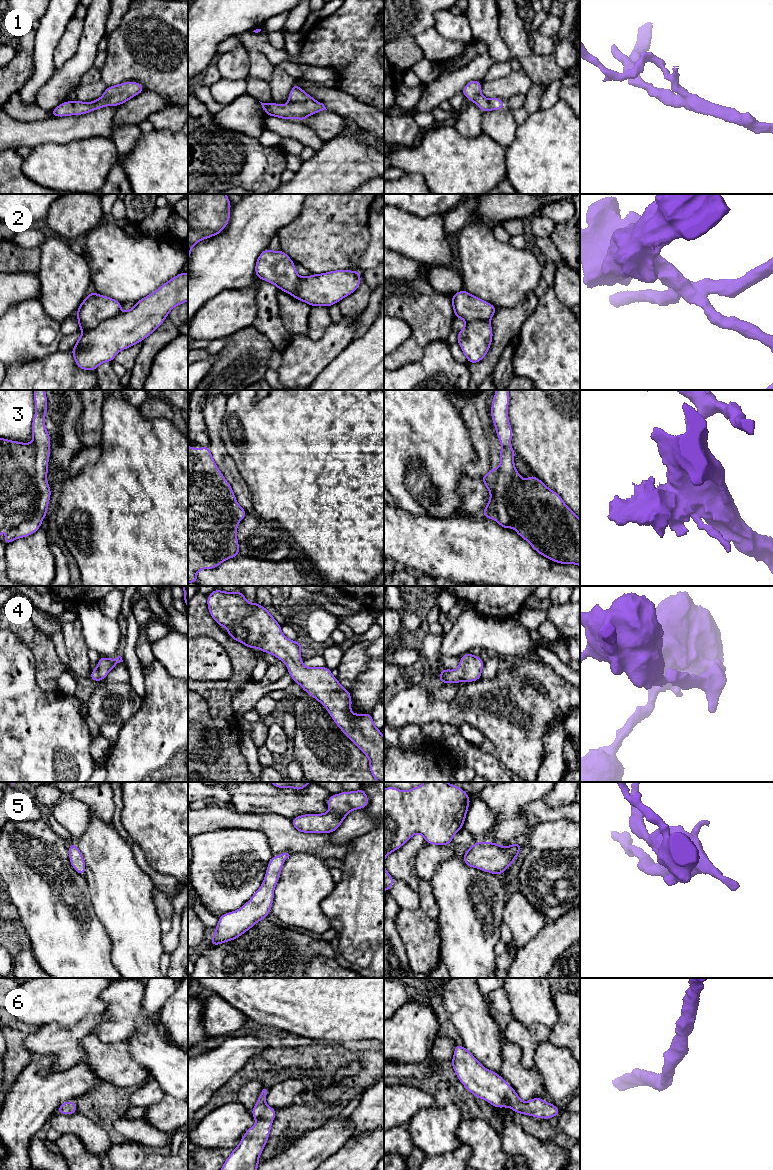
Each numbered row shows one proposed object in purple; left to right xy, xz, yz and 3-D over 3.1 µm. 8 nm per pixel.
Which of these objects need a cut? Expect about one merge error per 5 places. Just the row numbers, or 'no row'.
2

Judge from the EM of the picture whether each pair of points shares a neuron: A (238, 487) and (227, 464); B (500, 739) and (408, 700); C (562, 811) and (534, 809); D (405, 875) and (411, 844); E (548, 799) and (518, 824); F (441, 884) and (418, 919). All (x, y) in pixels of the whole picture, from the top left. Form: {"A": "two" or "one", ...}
{"A": "one", "B": "one", "C": "one", "D": "one", "E": "two", "F": "two"}

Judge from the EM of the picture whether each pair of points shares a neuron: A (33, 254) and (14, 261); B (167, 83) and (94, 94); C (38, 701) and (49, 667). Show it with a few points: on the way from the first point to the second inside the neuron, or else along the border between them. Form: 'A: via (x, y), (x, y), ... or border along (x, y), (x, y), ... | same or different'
A: via (28, 259), (19, 259) | same
B: border along (101, 79), (107, 86) | different
C: border along (35, 668), (36, 683), (44, 690), (54, 691) | different

